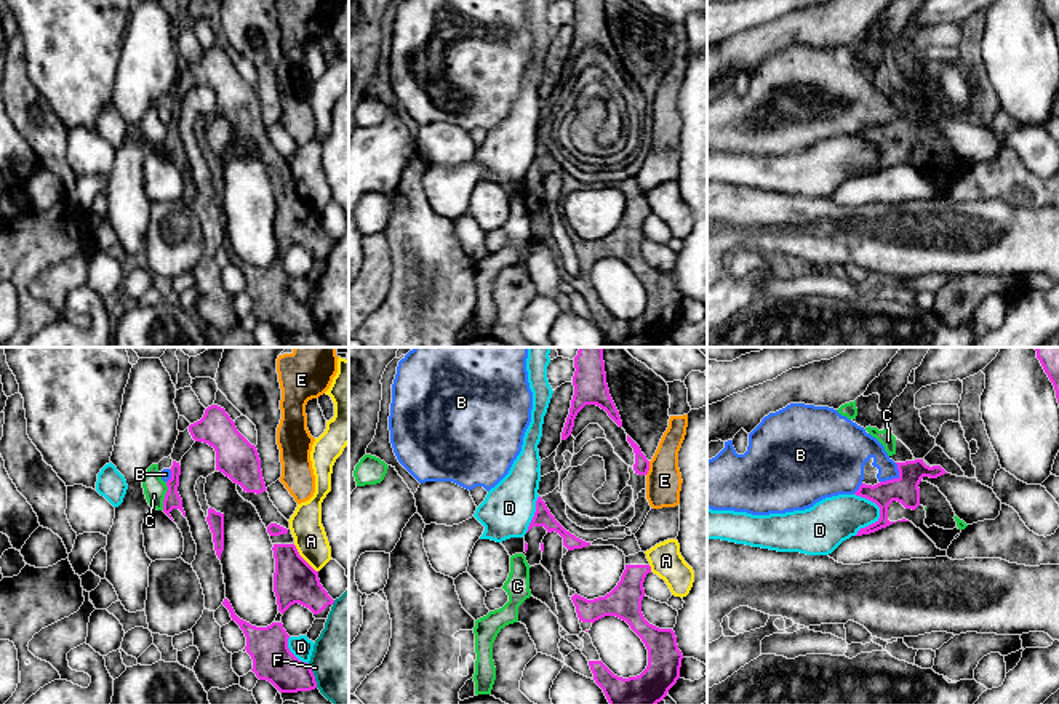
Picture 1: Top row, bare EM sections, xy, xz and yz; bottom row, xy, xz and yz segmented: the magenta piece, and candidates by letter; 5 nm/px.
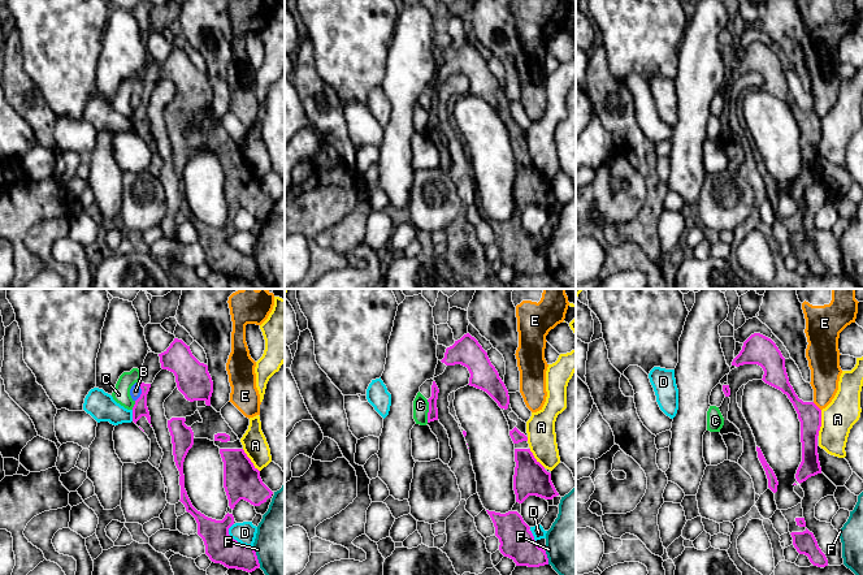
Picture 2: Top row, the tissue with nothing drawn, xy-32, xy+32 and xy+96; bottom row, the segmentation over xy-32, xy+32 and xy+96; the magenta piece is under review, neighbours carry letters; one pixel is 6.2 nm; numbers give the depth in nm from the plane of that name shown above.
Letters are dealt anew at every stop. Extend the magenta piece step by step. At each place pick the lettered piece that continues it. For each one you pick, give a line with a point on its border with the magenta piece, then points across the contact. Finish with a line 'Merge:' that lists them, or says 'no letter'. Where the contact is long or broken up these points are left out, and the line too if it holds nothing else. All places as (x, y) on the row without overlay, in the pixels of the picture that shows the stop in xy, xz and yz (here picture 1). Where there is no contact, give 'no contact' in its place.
Merge: no letter

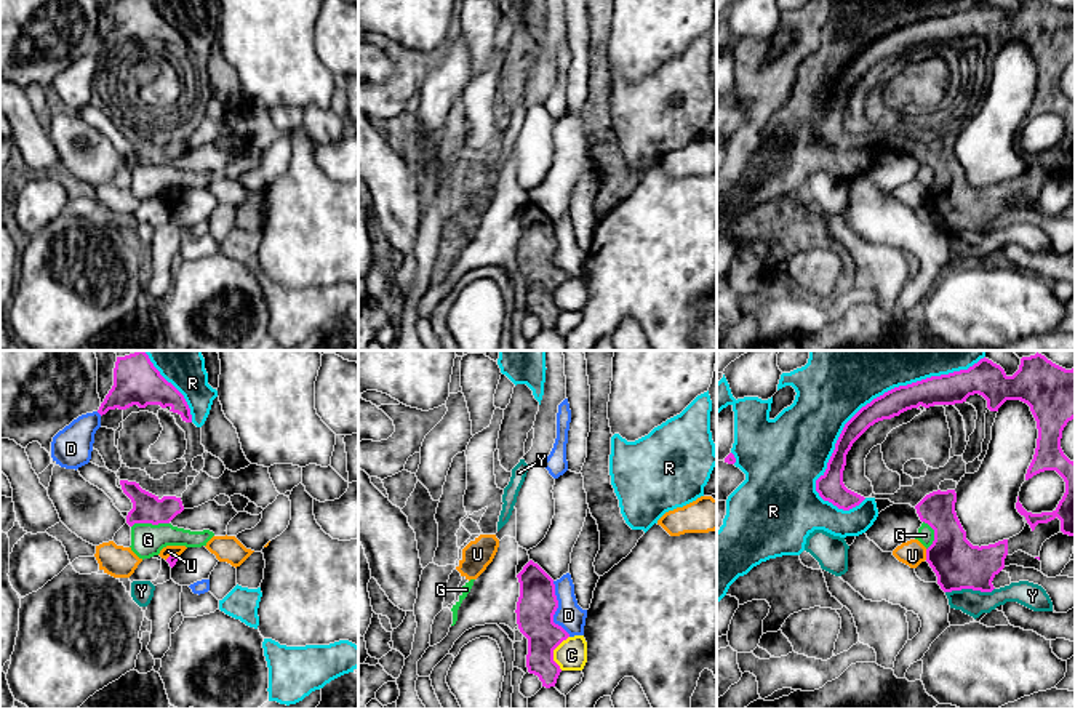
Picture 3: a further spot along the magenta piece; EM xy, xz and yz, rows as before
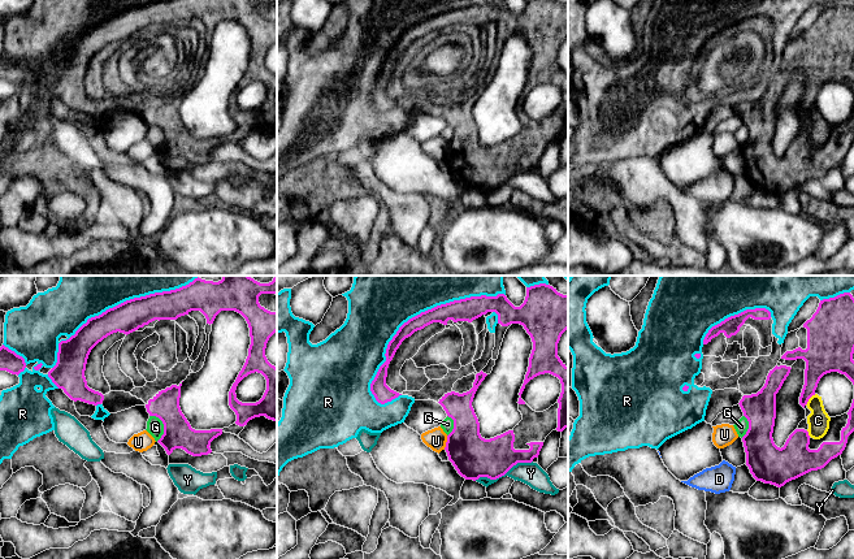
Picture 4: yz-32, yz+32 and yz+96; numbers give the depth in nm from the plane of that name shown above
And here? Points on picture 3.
Merge: no letter

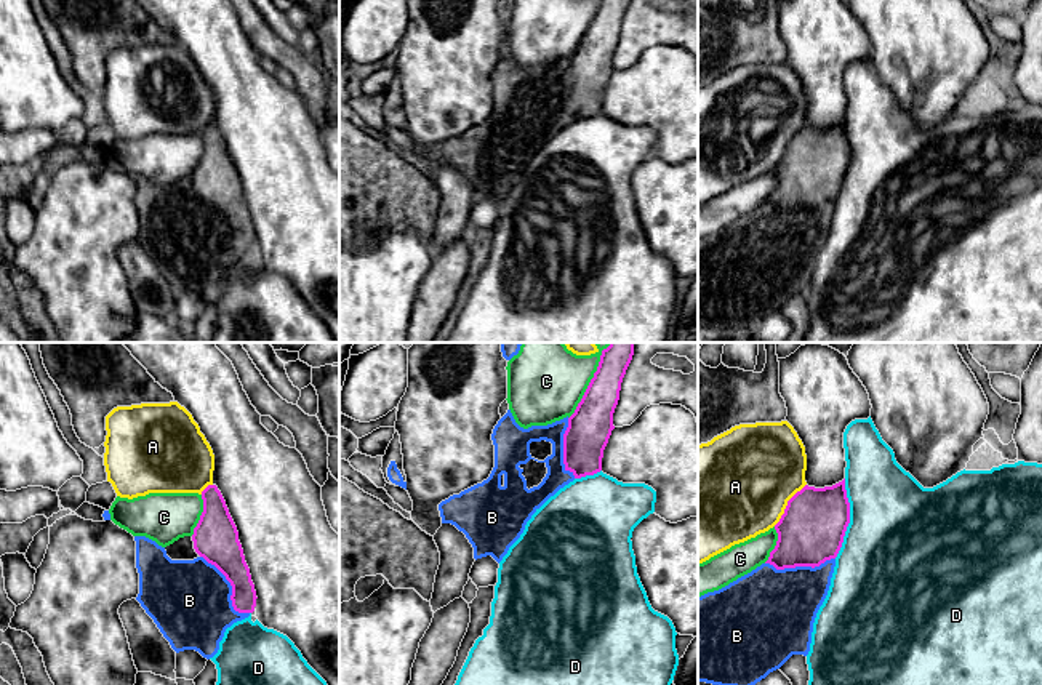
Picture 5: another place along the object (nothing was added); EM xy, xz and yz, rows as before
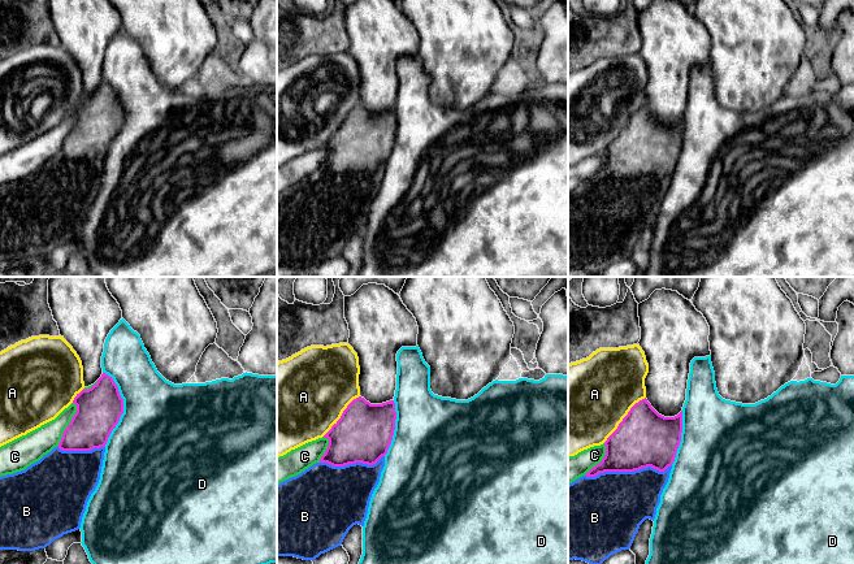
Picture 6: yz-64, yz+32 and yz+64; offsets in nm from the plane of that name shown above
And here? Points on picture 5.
B: meets magenta in xy at (232, 229)
Merge: B

